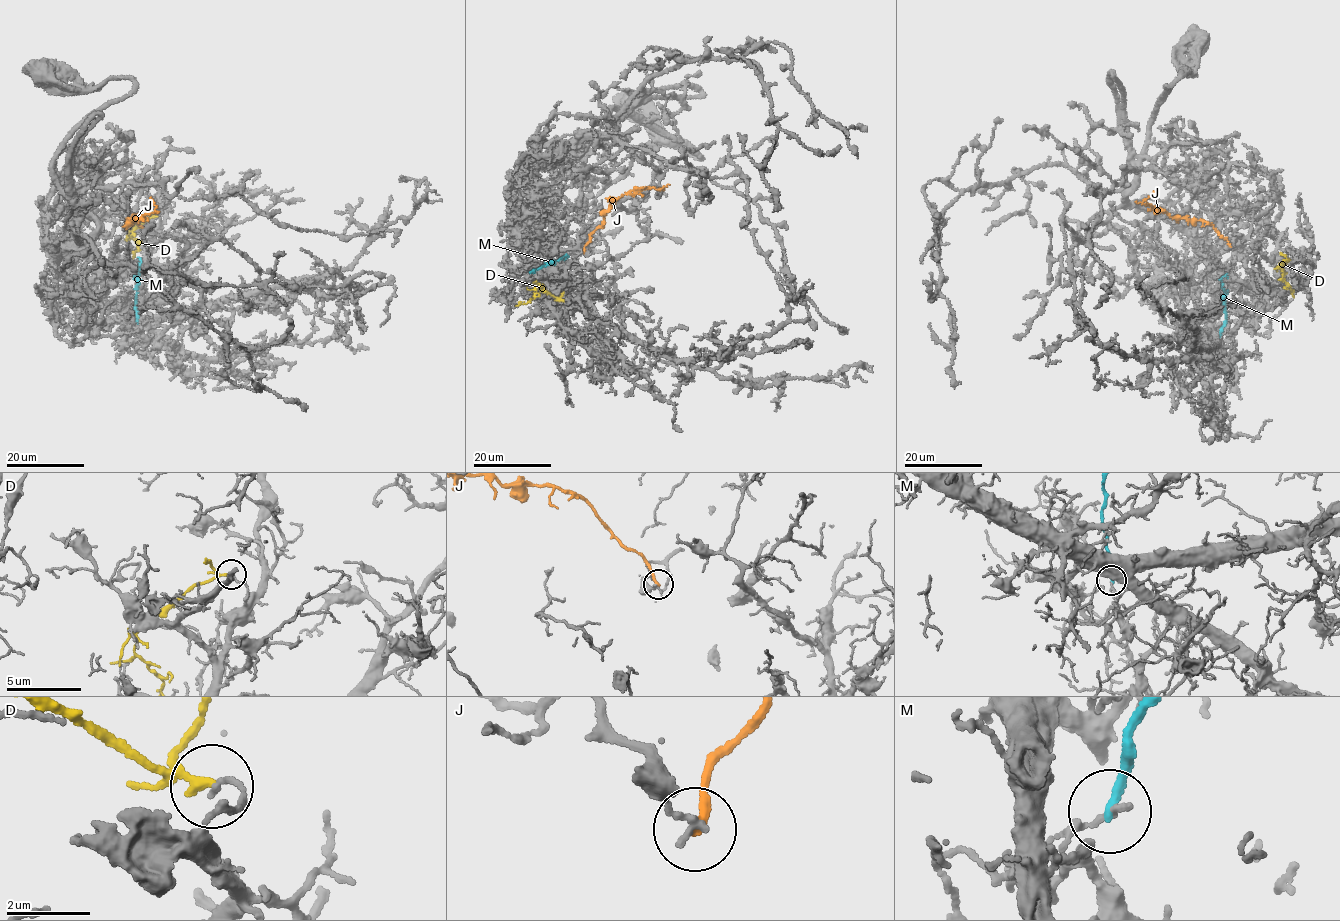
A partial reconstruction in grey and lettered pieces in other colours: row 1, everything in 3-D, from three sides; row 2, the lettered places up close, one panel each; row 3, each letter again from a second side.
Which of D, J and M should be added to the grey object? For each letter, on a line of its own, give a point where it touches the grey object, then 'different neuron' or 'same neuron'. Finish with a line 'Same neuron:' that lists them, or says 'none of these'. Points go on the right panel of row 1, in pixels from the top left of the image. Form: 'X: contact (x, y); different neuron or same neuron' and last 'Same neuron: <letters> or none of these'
D: contact (1284, 260); different neuron
J: contact (1230, 246); different neuron
M: contact (1219, 336); different neuron
Same neuron: none of these

